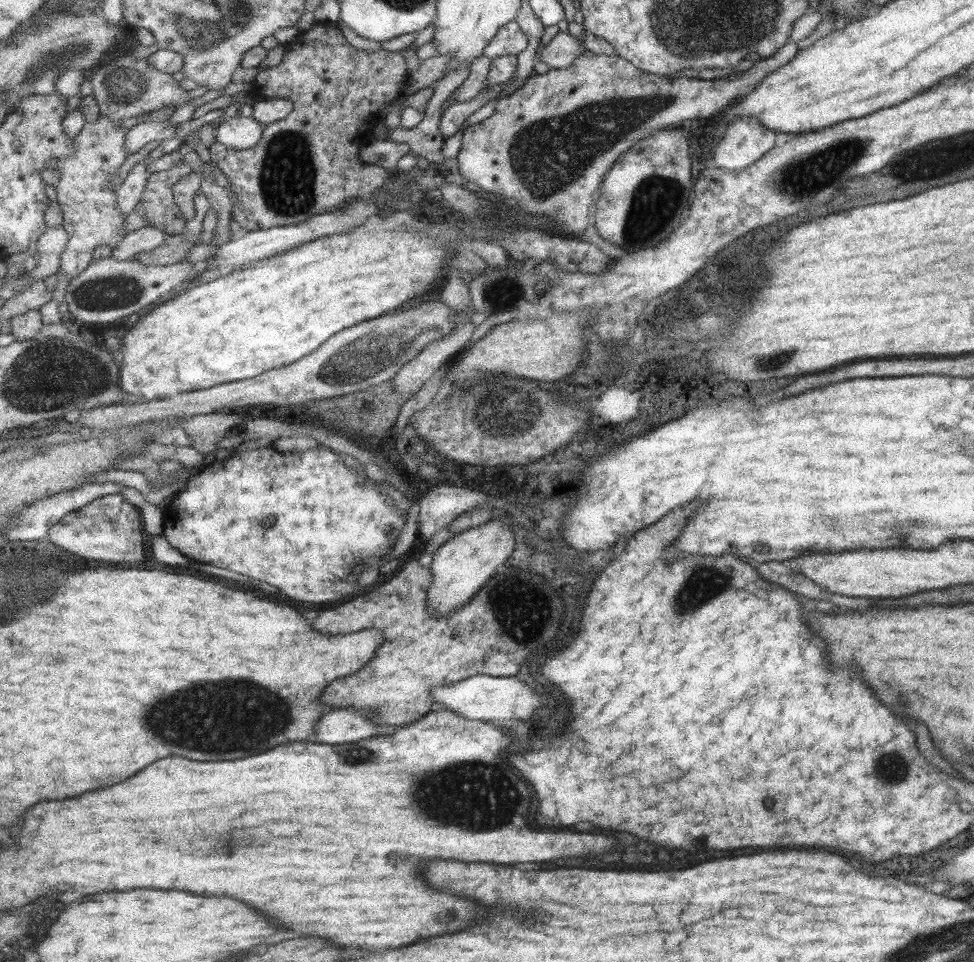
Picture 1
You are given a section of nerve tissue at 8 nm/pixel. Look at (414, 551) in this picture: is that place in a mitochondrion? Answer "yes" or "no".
no

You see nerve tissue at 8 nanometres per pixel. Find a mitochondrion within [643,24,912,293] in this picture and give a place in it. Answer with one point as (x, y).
(807, 174)

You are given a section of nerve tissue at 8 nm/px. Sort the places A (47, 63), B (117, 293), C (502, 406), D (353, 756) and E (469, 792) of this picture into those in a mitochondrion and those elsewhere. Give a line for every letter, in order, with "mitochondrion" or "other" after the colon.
A: mitochondrion
B: mitochondrion
C: mitochondrion
D: mitochondrion
E: mitochondrion

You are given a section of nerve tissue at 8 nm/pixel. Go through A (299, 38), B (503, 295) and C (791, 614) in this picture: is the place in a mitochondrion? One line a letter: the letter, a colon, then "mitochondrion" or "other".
A: other
B: mitochondrion
C: other

